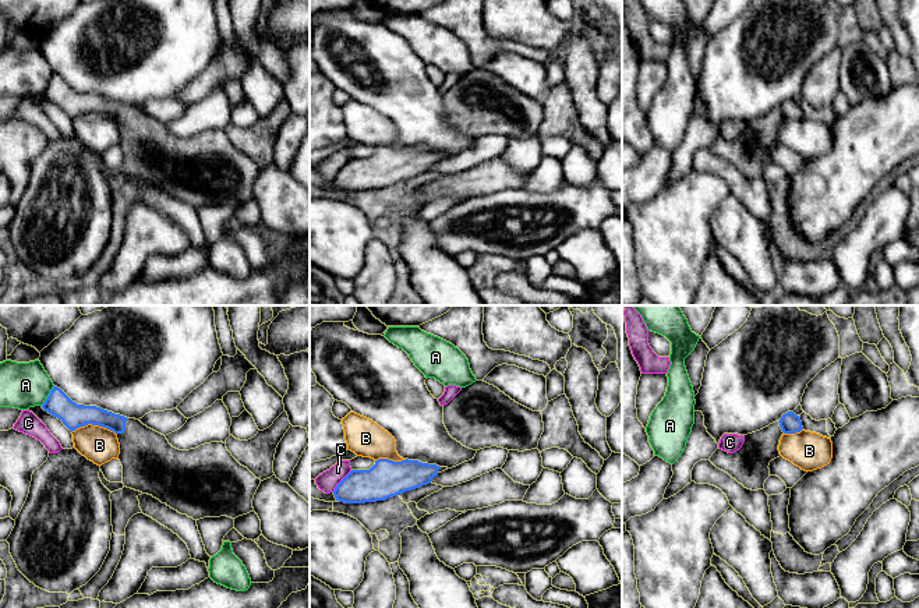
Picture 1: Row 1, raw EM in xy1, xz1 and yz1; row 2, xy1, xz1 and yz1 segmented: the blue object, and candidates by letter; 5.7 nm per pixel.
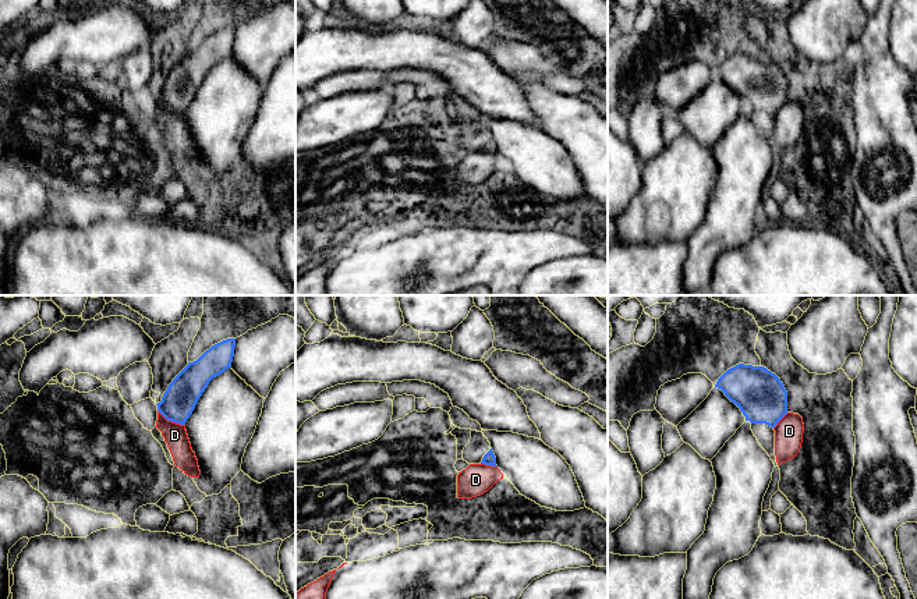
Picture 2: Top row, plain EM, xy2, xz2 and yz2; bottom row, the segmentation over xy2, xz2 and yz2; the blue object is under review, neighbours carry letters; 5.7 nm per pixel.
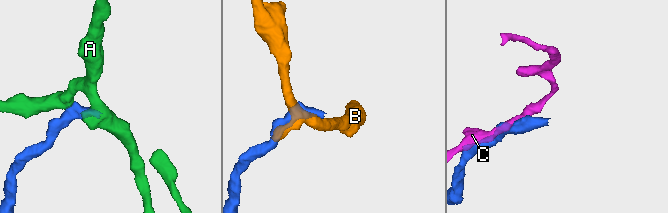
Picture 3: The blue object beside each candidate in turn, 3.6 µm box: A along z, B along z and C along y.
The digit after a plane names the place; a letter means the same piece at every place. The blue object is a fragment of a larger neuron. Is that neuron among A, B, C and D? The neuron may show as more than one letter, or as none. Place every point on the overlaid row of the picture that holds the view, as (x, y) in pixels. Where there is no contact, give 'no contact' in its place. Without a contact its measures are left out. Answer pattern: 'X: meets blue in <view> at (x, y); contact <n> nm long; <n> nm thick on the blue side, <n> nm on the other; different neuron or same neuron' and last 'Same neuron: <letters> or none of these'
A: meets blue in xy1 at (49, 395); contact 140 nm long; 140 nm thick on the blue side, 260 nm on the other; different neuron
B: meets blue in xy1 at (94, 424); contact 260 nm long; 140 nm thick on the blue side, 200 nm on the other; different neuron
C: meets blue in xz1 at (340, 481); contact 170 nm long; 220 nm thick on the blue side, 120 nm on the other; different neuron
D: meets blue in xy2 at (172, 421); contact 180 nm long; 190 nm thick on the blue side, 130 nm on the other; different neuron
Same neuron: none of these

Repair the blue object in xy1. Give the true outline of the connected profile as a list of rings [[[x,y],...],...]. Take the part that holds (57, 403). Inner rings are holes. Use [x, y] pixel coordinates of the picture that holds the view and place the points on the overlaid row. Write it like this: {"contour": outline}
{"contour": [[[53,386],[42,409],[61,420],[71,432],[88,424],[113,431],[120,443],[119,460],[123,466],[124,487],[152,495],[181,515],[194,520],[220,516],[236,519],[254,510],[252,499],[261,480],[241,466],[223,442],[179,450],[165,435],[148,428],[139,420],[96,406],[77,404],[57,386]]]}

